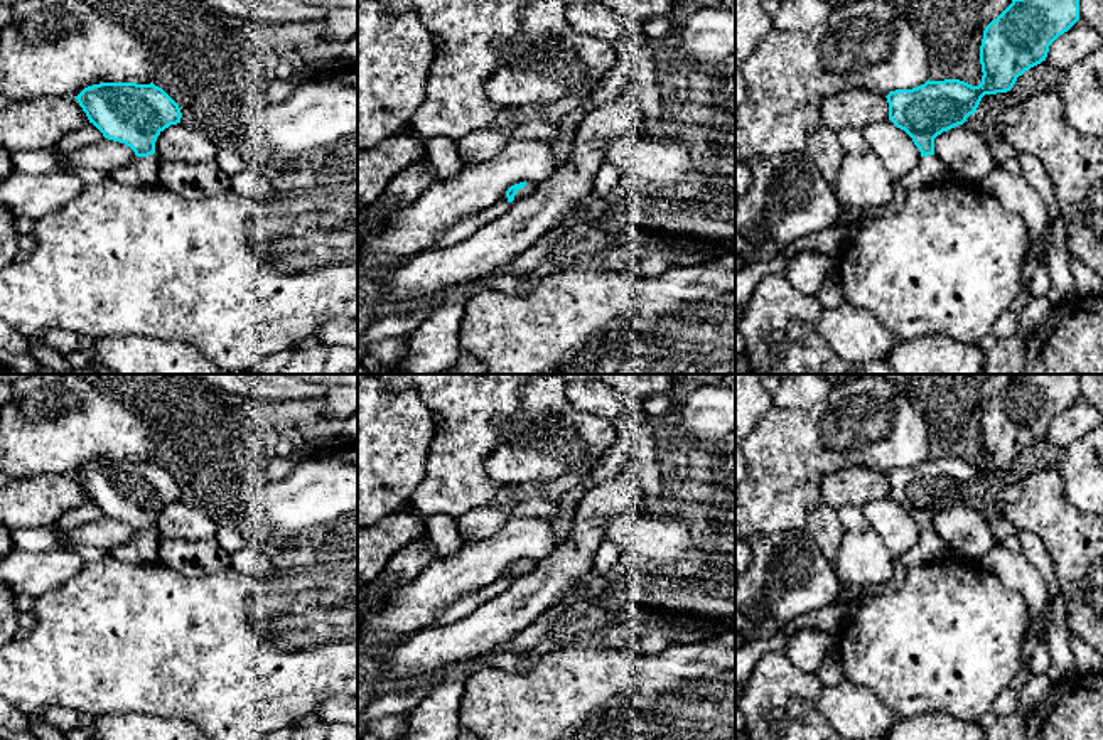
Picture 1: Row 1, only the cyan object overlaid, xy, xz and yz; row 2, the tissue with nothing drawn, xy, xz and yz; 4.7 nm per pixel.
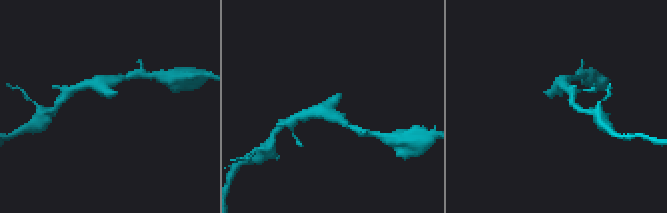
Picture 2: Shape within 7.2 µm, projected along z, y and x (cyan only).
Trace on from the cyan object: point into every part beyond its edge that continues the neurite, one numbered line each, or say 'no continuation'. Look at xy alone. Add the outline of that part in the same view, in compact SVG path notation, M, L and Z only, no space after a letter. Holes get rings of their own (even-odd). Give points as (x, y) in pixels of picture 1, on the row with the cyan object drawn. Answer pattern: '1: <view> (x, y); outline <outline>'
1: xy (144, 171); outline M157 152L148 157L137 157L130 164L115 169L110 174L110 177L115 182L130 187L143 187L143 185L157 184L159 164L160 164L160 157L157 155Z

